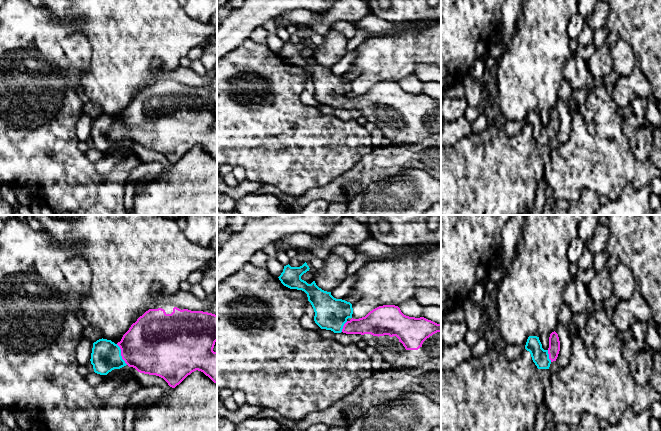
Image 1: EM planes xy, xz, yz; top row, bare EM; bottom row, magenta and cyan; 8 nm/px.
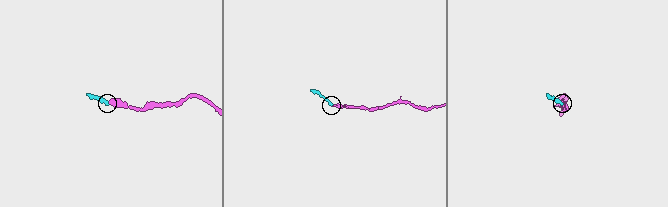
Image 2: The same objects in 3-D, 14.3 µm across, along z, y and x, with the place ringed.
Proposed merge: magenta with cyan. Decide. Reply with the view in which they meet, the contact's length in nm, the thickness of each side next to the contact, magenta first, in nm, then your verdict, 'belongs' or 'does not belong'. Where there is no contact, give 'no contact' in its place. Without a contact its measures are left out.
xy | 190 nm | 440/240 nm | belongs

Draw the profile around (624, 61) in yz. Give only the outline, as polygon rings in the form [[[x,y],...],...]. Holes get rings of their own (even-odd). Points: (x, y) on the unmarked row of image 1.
[[[619,39],[615,44],[611,45],[610,53],[613,71],[619,76],[629,75],[636,66],[636,58],[630,44]]]

